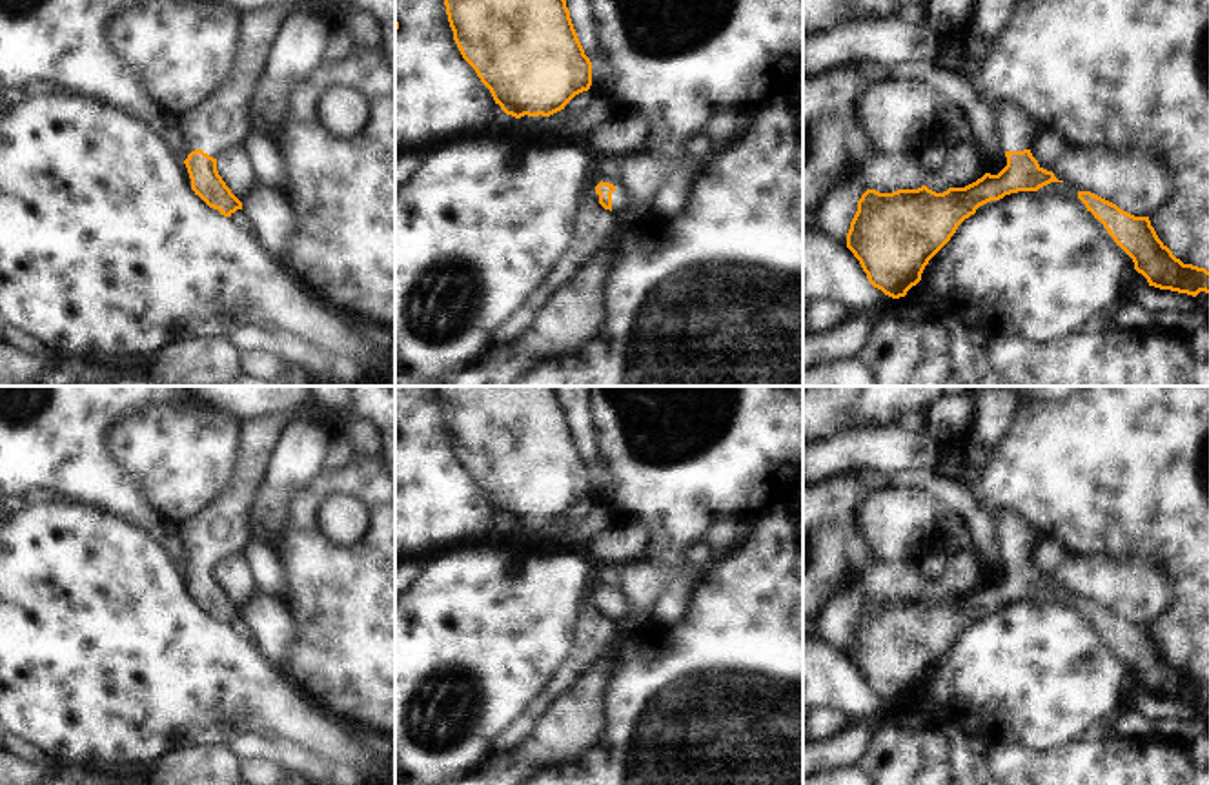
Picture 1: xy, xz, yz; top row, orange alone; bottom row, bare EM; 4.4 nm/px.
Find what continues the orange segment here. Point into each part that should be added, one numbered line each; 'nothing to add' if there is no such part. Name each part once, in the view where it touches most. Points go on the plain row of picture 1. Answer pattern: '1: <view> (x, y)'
1: xy (224, 527)

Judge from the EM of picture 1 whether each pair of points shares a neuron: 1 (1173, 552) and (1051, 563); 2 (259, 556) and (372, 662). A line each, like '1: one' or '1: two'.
1: two
2: two

